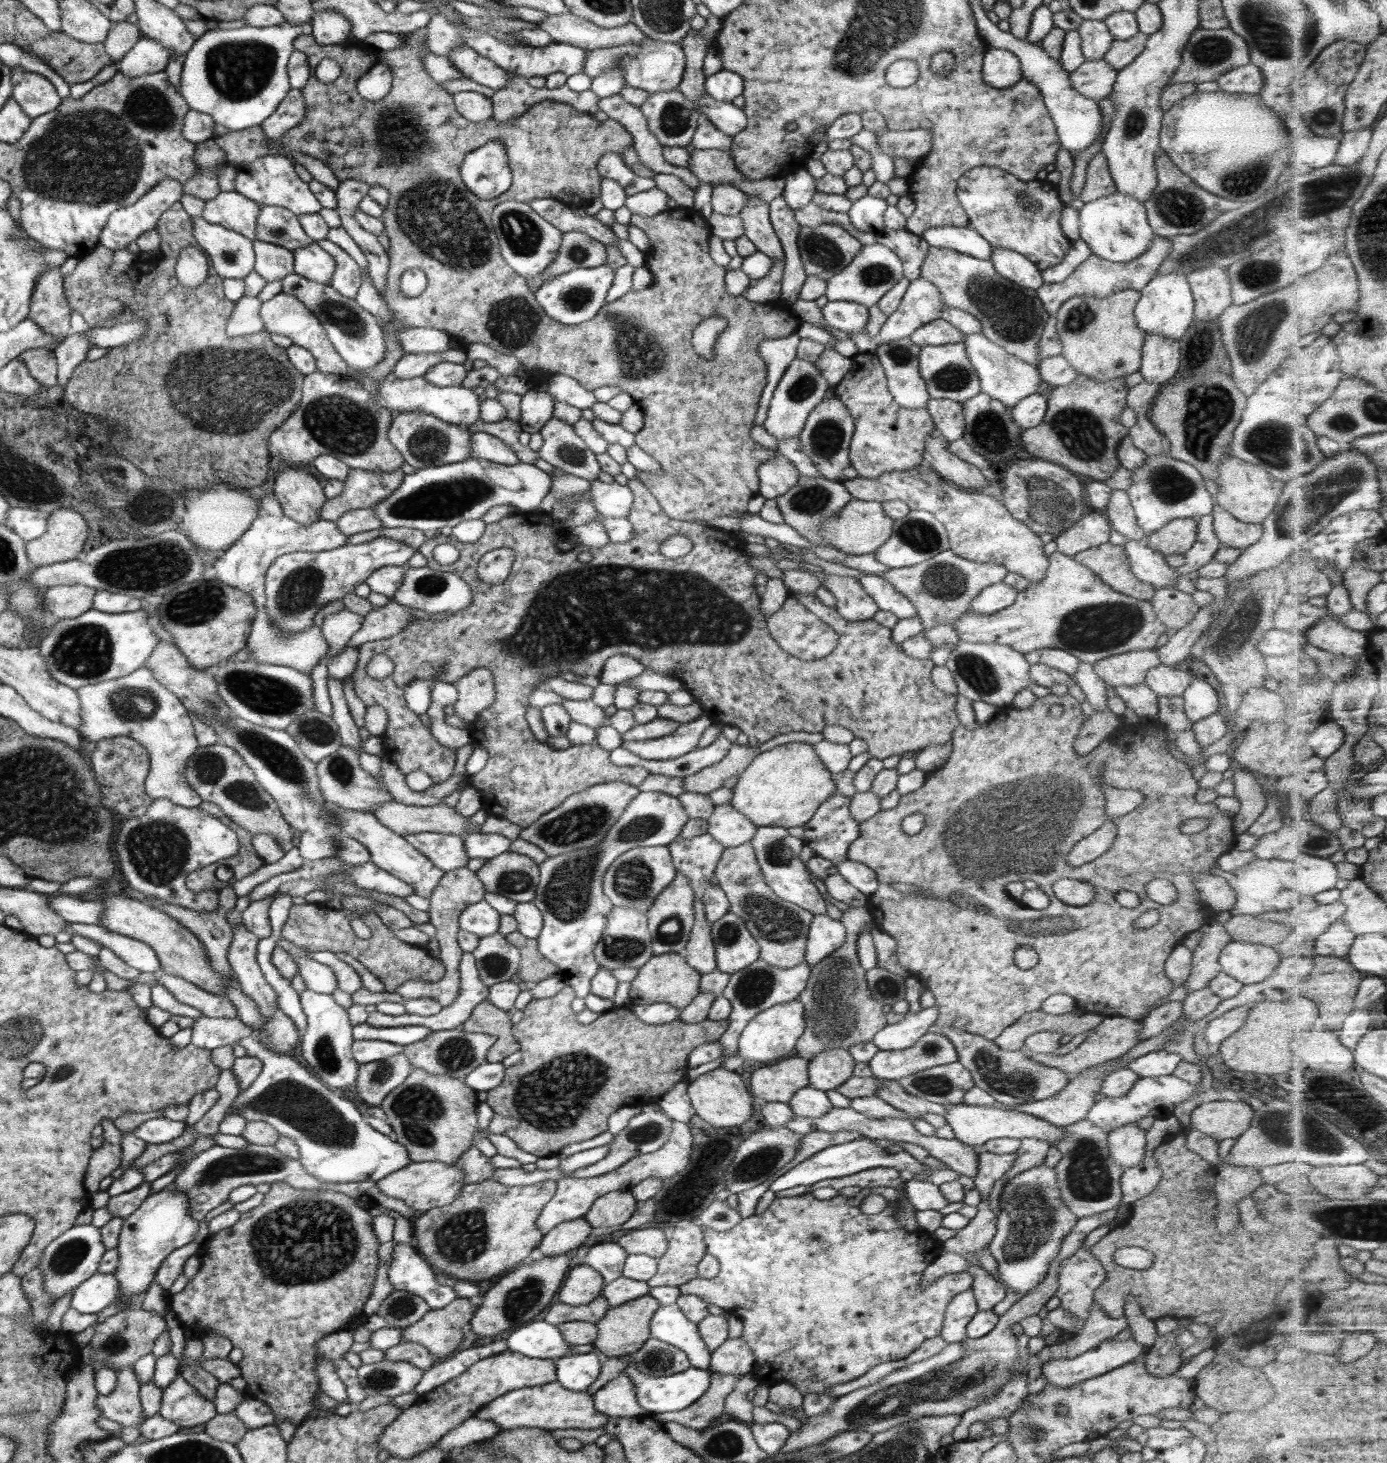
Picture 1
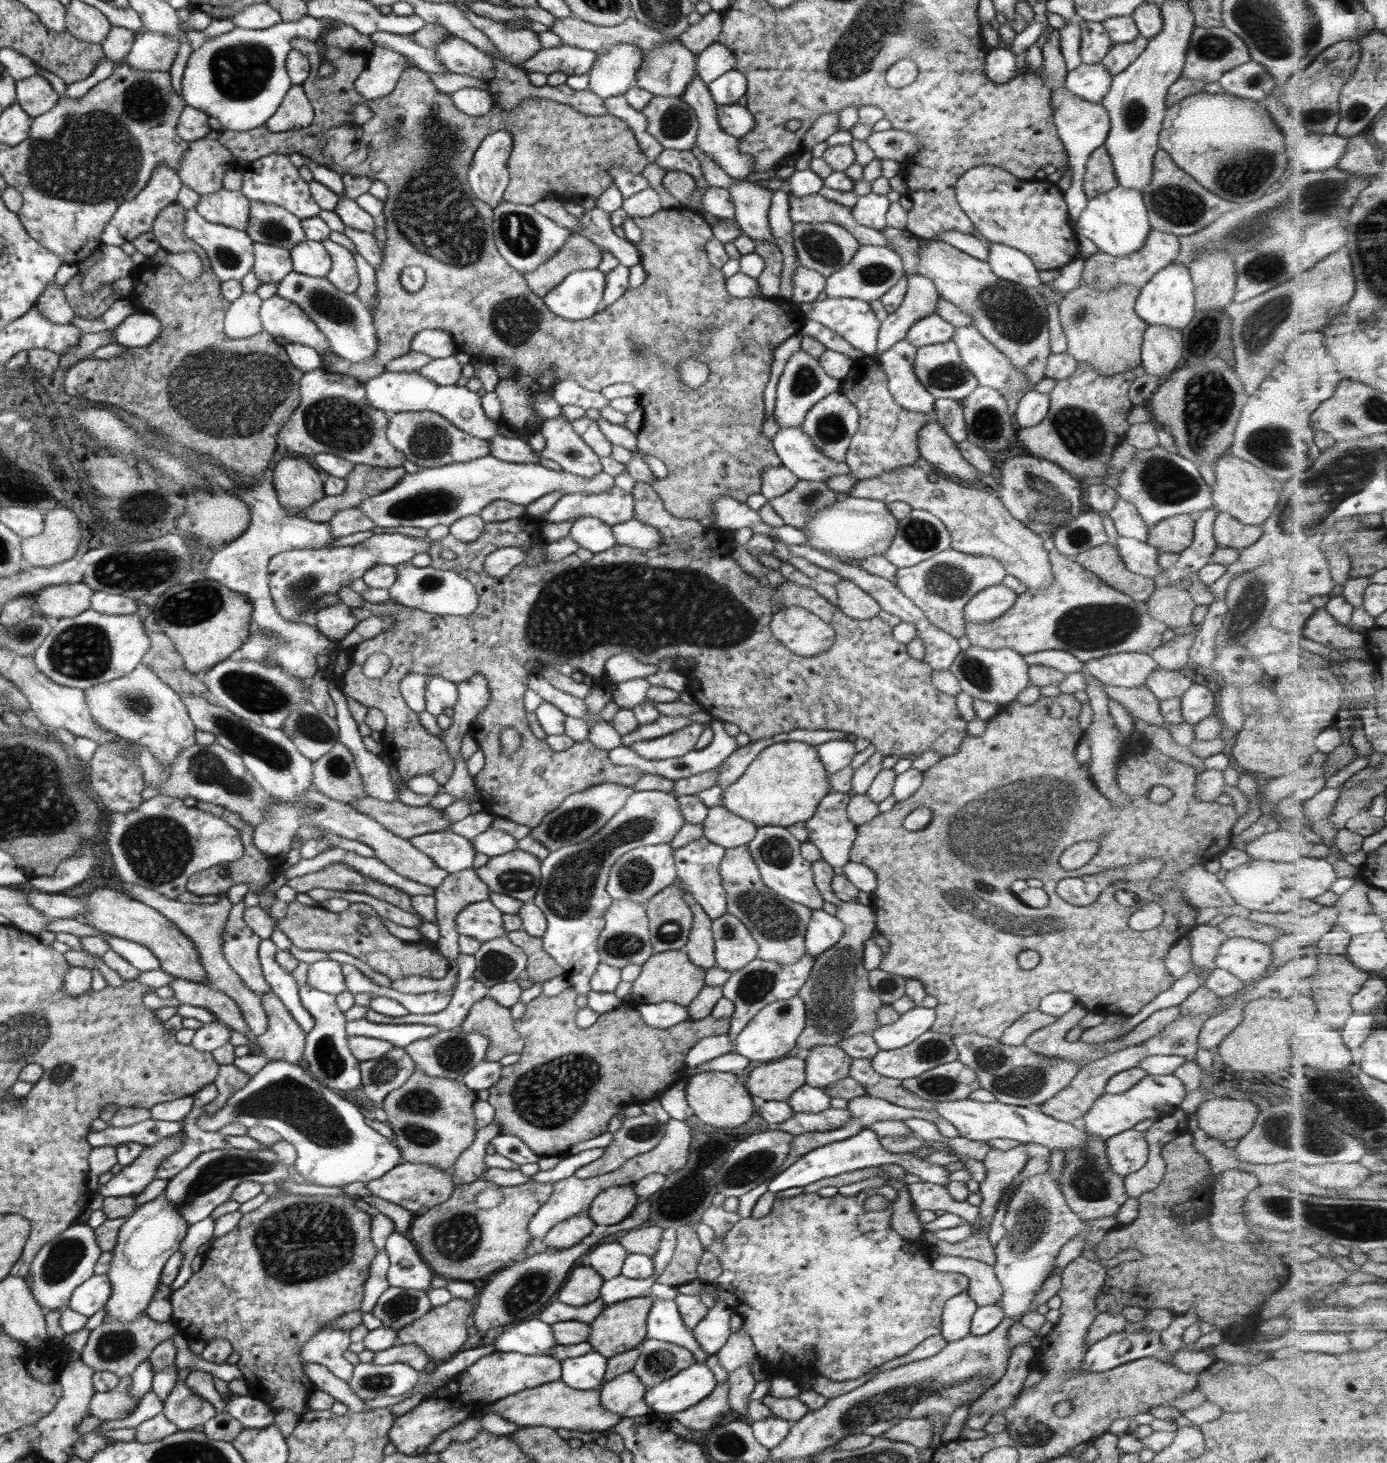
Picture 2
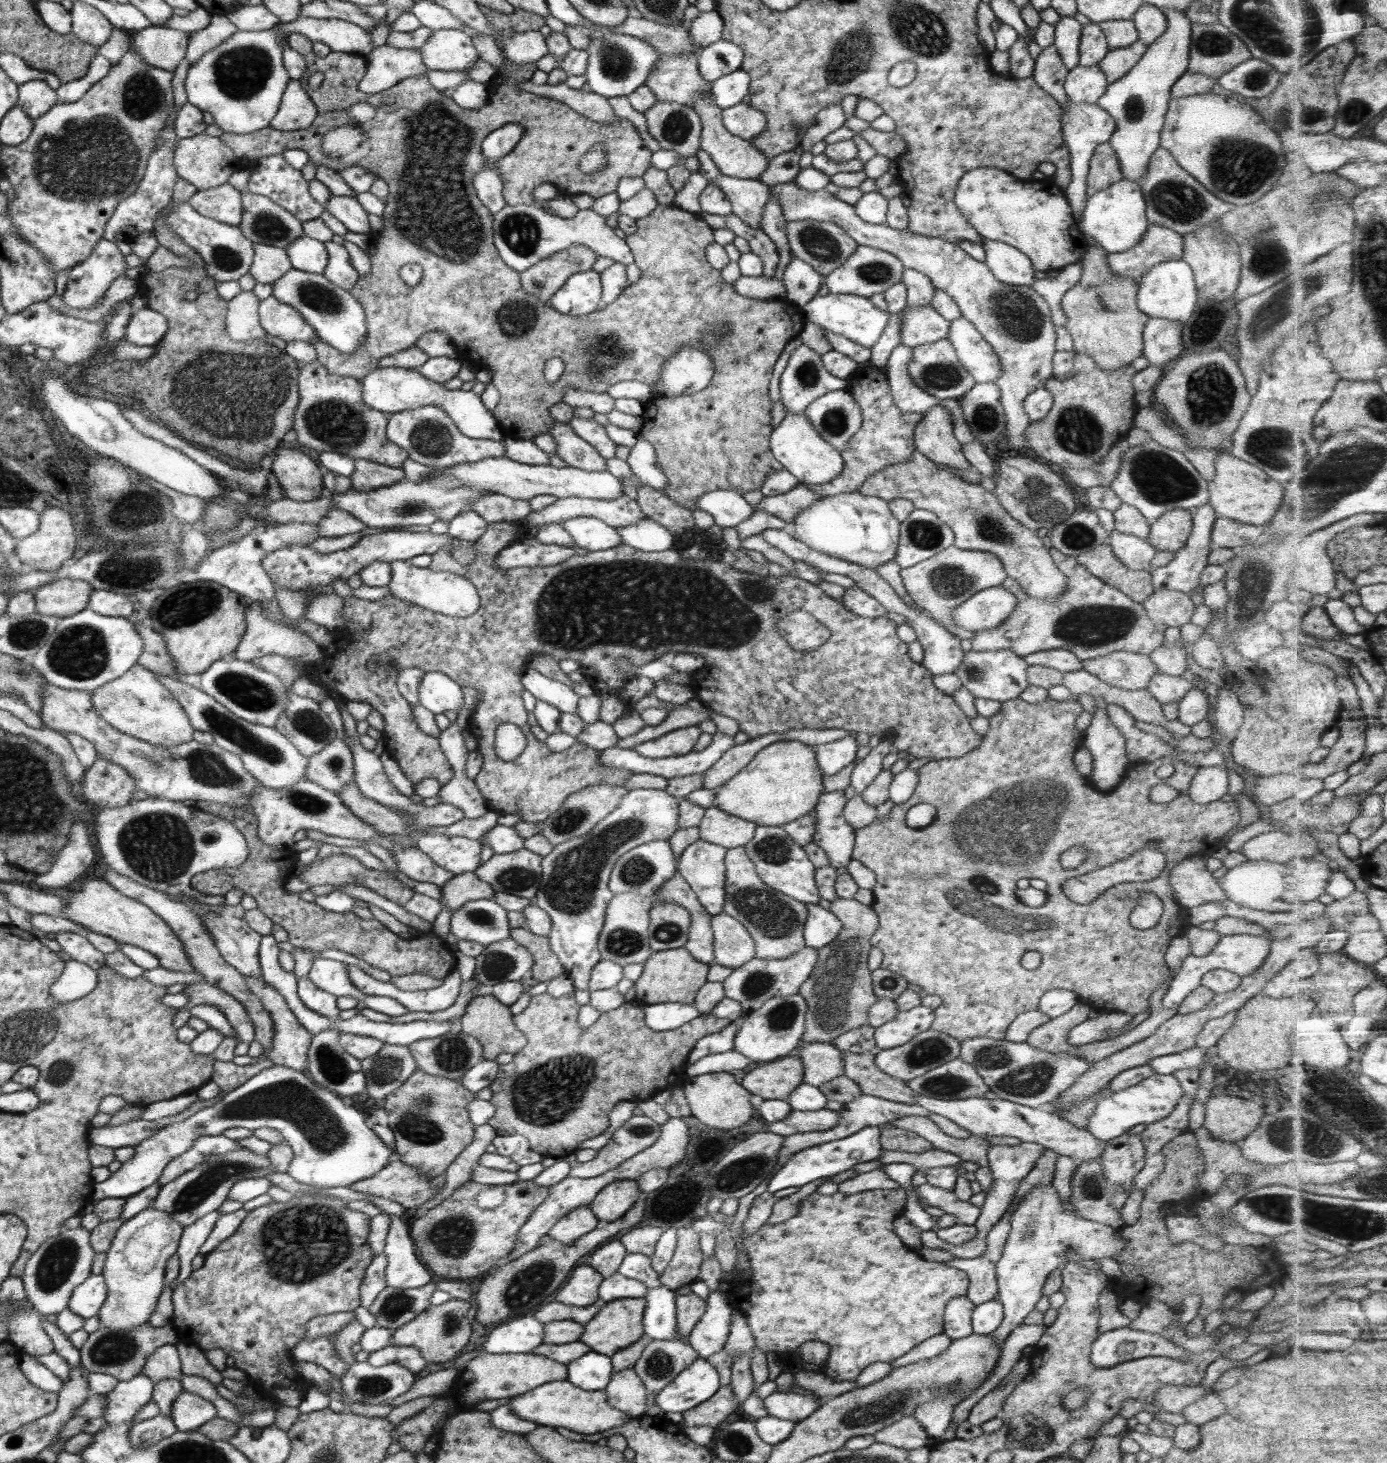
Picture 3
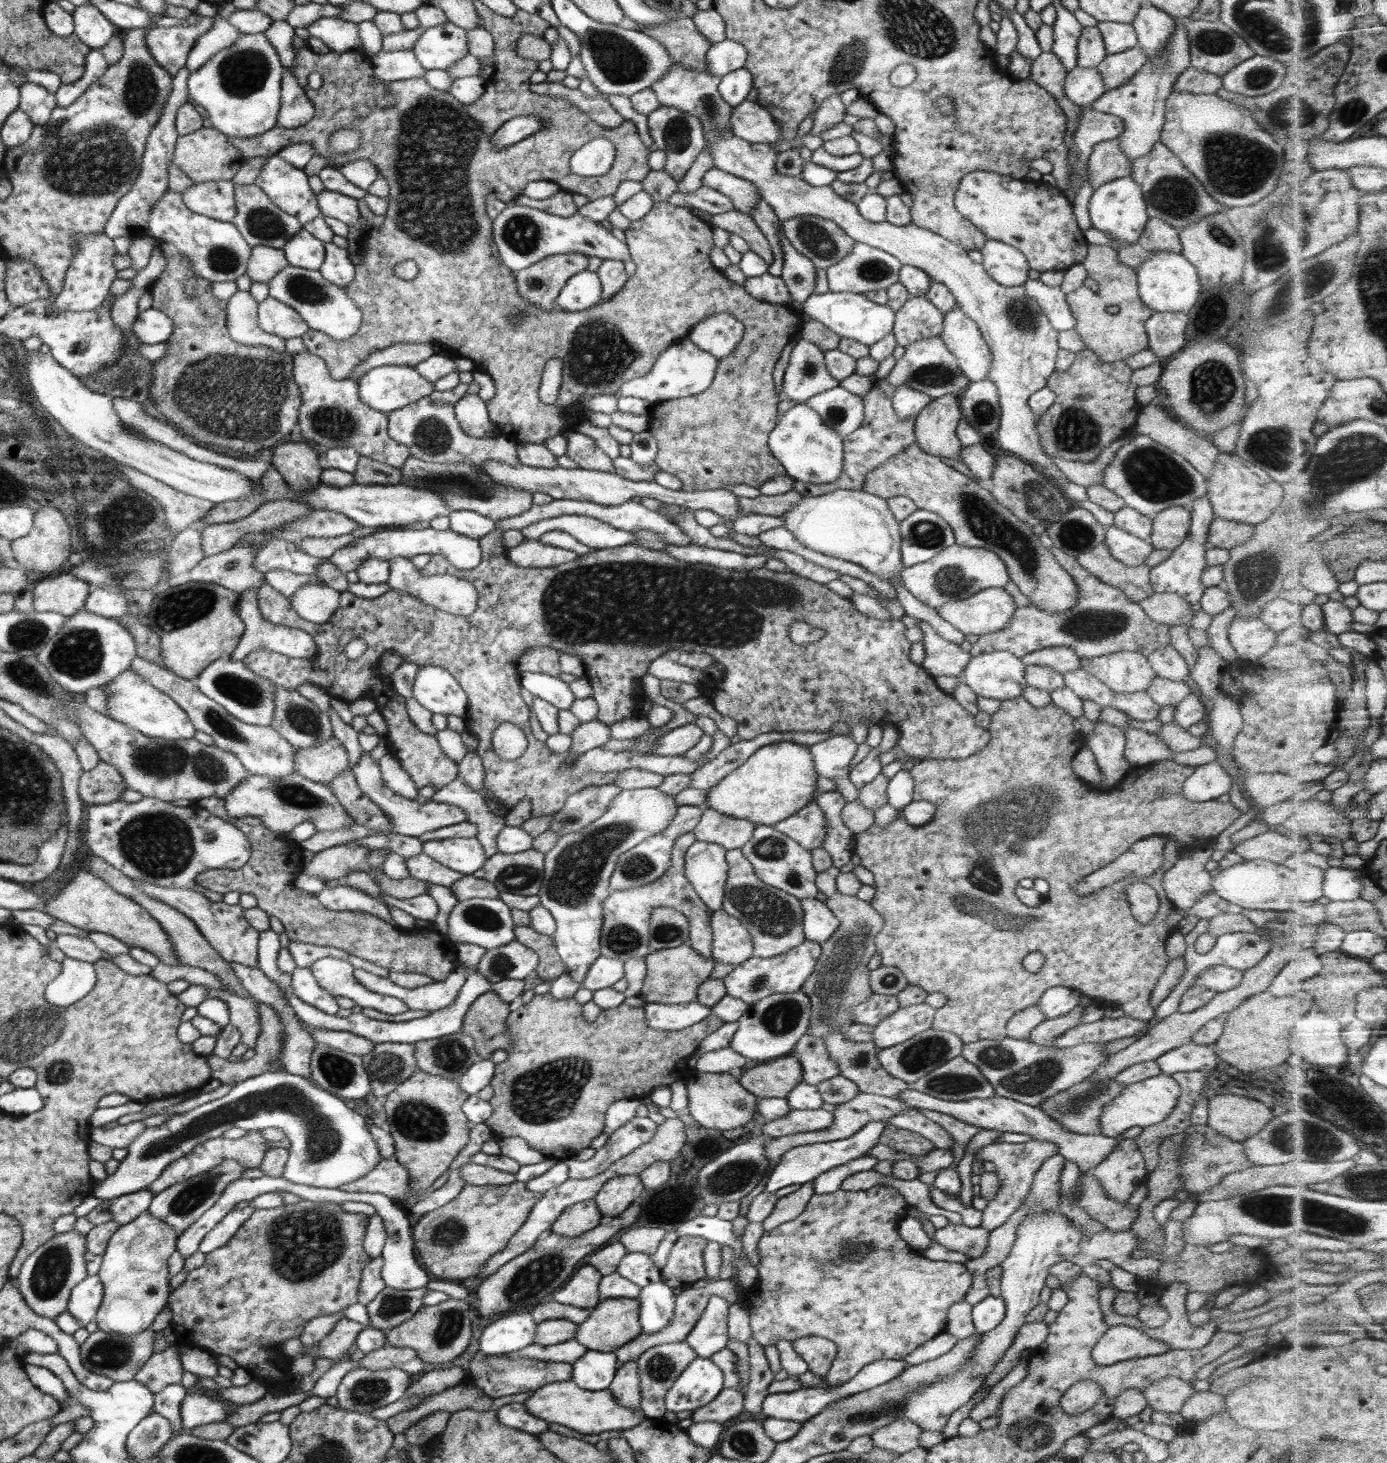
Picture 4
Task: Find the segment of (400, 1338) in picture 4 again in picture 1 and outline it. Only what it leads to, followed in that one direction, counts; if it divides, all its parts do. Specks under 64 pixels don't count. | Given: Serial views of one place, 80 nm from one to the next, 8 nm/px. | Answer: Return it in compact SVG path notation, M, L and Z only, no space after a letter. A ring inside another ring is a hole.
M457 1296L448 1306L430 1310L420 1321L402 1329L402 1339L421 1344L436 1357L448 1356L463 1340L462 1329L477 1307L477 1300Z

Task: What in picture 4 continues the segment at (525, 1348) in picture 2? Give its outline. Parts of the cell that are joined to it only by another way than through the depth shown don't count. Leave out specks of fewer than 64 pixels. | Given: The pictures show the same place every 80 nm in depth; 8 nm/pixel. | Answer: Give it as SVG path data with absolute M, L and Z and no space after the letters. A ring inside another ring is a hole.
M529 1312L506 1314L491 1320L480 1336L480 1354L506 1355L522 1350L534 1343L538 1323Z

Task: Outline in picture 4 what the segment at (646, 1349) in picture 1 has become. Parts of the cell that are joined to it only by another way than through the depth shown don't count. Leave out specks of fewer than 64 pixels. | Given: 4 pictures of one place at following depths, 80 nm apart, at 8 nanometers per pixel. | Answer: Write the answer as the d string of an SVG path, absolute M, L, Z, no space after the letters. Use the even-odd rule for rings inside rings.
M686 1341L662 1343L650 1347L635 1361L638 1367L638 1376L641 1386L640 1408L648 1419L657 1419L665 1415L667 1411L665 1396L680 1373L697 1357L697 1354L686 1344Z

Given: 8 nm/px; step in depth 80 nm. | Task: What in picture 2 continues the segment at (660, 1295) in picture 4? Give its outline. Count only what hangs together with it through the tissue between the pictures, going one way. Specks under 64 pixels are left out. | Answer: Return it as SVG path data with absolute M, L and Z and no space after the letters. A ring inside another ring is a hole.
M652 1297L653 1305L646 1318L647 1338L683 1346L694 1355L695 1362L704 1363L707 1359L706 1351L702 1350L692 1330L688 1330L682 1322L675 1301Z

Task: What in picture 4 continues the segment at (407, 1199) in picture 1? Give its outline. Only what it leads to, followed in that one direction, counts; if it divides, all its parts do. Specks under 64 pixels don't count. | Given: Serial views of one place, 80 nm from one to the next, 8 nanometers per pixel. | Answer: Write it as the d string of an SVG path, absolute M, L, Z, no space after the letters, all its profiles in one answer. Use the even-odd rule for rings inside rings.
M392 1156L382 1159L372 1172L340 1188L345 1192L384 1194L407 1209L418 1202L408 1194L408 1180L409 1172Z

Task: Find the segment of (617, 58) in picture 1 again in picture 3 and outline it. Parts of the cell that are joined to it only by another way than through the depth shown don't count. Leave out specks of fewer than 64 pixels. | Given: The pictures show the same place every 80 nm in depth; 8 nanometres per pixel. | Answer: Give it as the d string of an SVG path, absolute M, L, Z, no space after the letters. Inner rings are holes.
M661 55L657 65L650 71L645 85L652 90L658 101L675 102L686 106L691 106L698 99L712 99L712 82L708 82L699 73L697 66L697 55L672 56Z

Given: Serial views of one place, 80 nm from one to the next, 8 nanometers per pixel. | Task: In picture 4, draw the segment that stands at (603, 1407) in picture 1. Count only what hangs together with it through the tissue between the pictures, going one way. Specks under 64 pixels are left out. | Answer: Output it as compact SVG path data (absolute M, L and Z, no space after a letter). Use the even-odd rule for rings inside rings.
M636 1361L620 1364L609 1389L620 1406L640 1408L641 1386Z

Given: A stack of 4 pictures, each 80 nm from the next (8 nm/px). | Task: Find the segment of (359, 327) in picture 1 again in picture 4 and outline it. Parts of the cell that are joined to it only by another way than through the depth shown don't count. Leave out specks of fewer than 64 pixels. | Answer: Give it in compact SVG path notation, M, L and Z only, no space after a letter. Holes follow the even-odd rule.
M288 266L278 272L267 286L269 298L274 298L298 311L309 328L319 330L334 340L349 340L361 325L362 313L346 296L345 290L328 282L318 270Z

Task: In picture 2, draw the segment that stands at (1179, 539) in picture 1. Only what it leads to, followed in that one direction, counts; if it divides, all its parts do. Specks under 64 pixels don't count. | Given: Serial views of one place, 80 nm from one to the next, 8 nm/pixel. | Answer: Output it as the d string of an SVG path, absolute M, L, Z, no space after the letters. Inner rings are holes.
M1177 514L1161 520L1154 528L1149 529L1146 543L1154 546L1159 552L1181 553L1190 546L1194 527L1194 515Z

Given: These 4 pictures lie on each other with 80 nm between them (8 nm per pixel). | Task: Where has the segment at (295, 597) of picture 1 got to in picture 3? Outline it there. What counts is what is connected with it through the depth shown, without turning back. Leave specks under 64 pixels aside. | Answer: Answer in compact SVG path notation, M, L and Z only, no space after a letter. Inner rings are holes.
M430 530L424 532L406 532L406 531L387 531L376 534L364 535L361 539L344 550L330 552L330 554L320 554L312 550L309 546L300 546L298 544L289 544L283 546L274 552L270 552L262 560L262 566L273 580L275 588L287 586L296 590L310 590L317 585L333 584L335 578L350 578L359 574L365 566L371 562L394 562L396 560L408 561L418 555L431 555L442 547L450 547L451 555L455 561L464 566L473 563L476 556L475 548L472 542L458 540L448 533L438 535Z

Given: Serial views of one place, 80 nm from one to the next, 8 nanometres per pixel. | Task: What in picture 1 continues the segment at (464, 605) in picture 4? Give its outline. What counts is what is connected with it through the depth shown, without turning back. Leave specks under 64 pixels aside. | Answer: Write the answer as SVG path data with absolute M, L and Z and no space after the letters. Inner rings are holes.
M404 567L403 581L392 600L404 606L427 613L460 612L472 602L472 591L468 583L453 572L442 572L430 567Z

